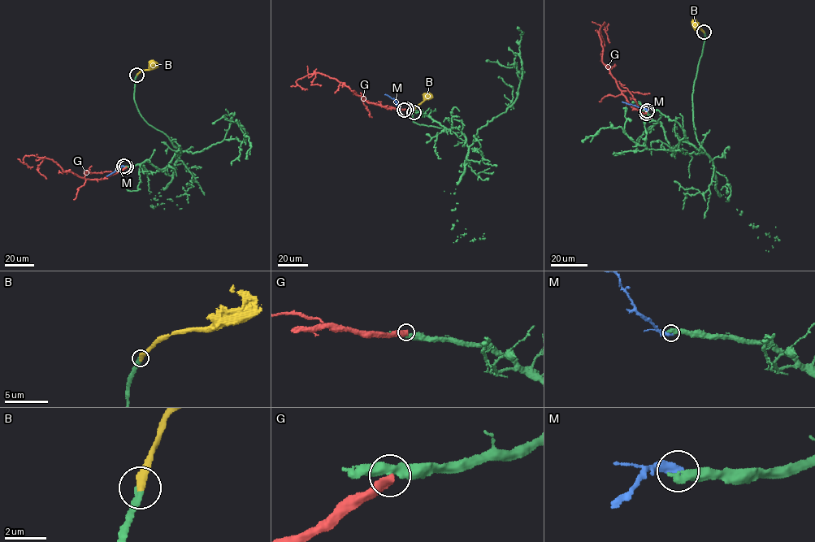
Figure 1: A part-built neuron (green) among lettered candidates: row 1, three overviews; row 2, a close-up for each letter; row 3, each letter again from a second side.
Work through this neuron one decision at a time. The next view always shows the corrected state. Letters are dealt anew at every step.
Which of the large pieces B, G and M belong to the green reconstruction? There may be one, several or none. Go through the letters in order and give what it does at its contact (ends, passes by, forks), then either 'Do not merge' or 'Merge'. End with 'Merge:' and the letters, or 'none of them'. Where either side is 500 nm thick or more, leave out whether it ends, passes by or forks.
B: It ends there. Merge
G: It ends there. Do not merge
M: Do not merge
Merge: B

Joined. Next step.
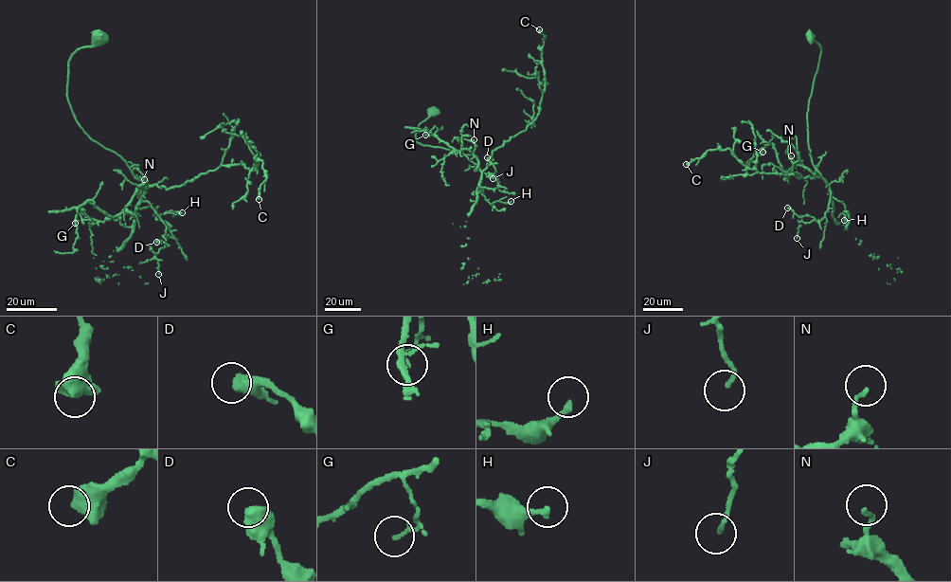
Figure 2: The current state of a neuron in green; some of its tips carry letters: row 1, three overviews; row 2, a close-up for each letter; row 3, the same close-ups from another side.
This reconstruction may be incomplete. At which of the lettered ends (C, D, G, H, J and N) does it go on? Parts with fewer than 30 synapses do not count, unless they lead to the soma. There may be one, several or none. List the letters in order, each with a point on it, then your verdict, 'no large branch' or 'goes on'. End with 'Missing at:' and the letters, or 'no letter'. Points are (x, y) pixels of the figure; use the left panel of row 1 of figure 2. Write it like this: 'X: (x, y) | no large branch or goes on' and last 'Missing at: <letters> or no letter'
C: (259, 199) | no large branch
D: (156, 242) | no large branch
G: (75, 223) | no large branch
H: (182, 212) | no large branch
J: (158, 274) | no large branch
N: (144, 179) | no large branch
Missing at: no letter

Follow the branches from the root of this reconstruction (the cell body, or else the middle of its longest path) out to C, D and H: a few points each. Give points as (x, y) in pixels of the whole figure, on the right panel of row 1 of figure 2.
C: (810, 37), (821, 51), (807, 113), (809, 150), (820, 176), (760, 173), (727, 148), (708, 150), (686, 164)
D: (810, 37), (821, 51), (807, 113), (809, 150), (829, 186), (830, 200), (818, 221), (787, 208)
H: (810, 37), (821, 51), (807, 113), (809, 150), (832, 196), (845, 207), (840, 215), (845, 215), (844, 220)

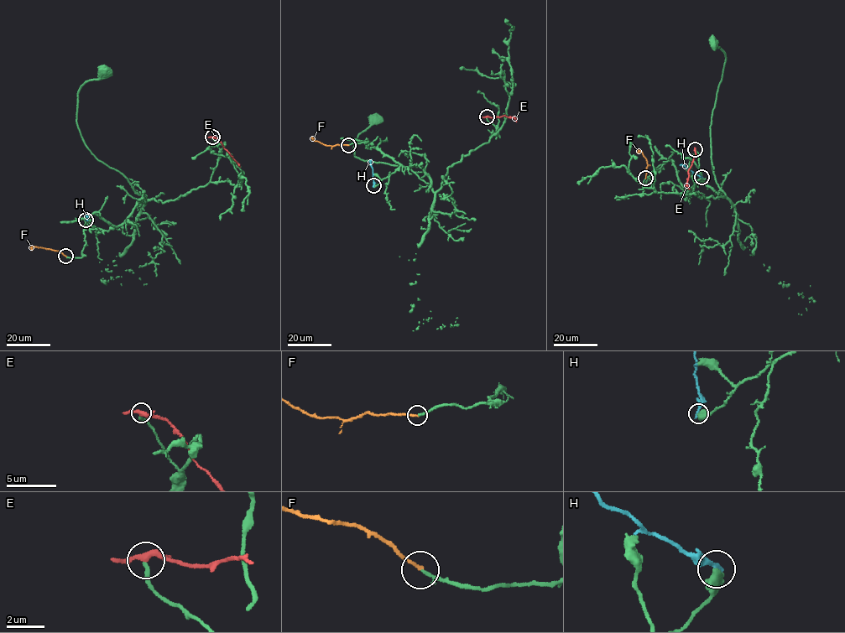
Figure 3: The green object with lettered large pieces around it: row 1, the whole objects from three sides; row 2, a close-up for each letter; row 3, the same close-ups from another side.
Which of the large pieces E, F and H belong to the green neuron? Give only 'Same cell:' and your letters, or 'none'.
Same cell: F

